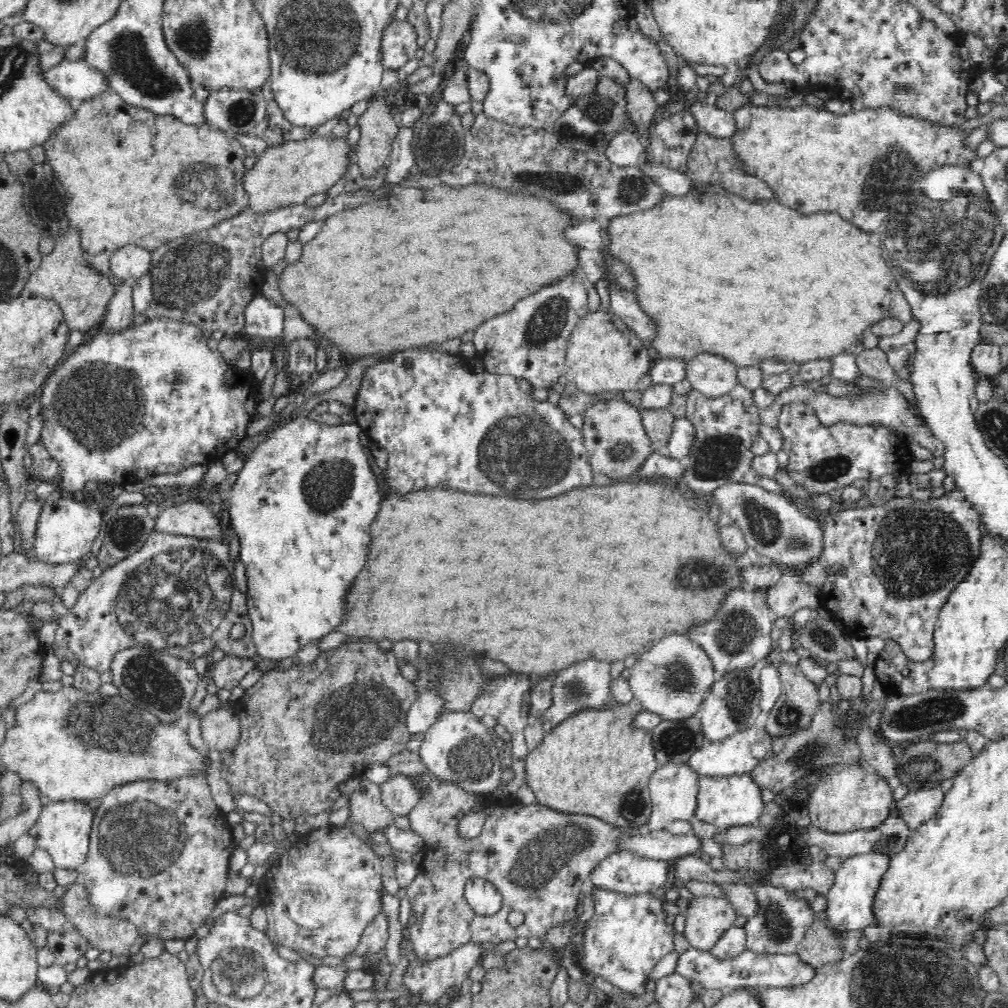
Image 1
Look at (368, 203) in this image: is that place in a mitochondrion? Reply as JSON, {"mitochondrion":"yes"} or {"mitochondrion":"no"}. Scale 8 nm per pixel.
{"mitochondrion":"no"}

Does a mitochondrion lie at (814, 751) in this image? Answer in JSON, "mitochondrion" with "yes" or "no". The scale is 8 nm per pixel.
{"mitochondrion":"yes"}

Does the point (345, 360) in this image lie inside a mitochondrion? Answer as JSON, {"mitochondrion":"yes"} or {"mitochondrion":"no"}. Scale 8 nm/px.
{"mitochondrion":"no"}

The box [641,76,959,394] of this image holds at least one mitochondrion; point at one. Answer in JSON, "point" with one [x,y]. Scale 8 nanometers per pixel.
{"point":[893,171]}

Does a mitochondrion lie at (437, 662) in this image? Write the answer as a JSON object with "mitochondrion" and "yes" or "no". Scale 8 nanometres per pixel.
{"mitochondrion":"no"}

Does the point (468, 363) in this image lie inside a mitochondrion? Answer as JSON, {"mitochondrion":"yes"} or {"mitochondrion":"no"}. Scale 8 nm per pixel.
{"mitochondrion":"no"}

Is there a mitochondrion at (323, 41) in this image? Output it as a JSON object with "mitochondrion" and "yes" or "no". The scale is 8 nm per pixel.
{"mitochondrion":"yes"}

